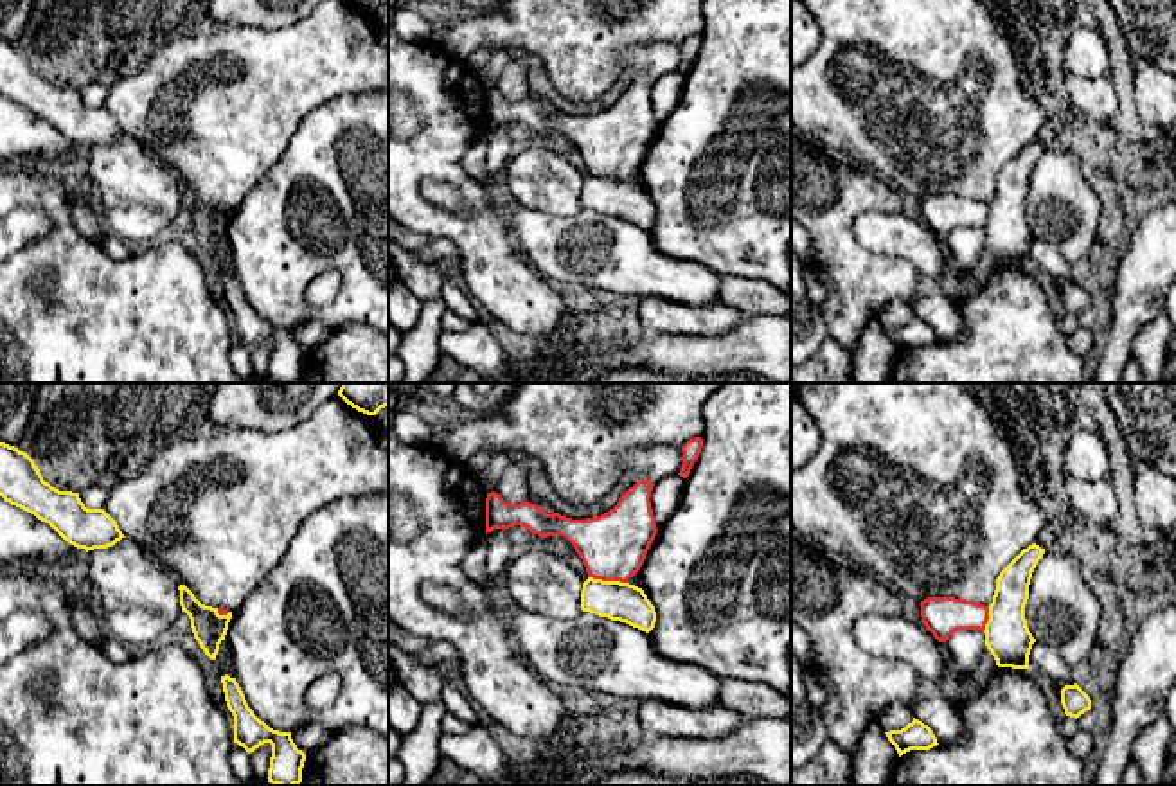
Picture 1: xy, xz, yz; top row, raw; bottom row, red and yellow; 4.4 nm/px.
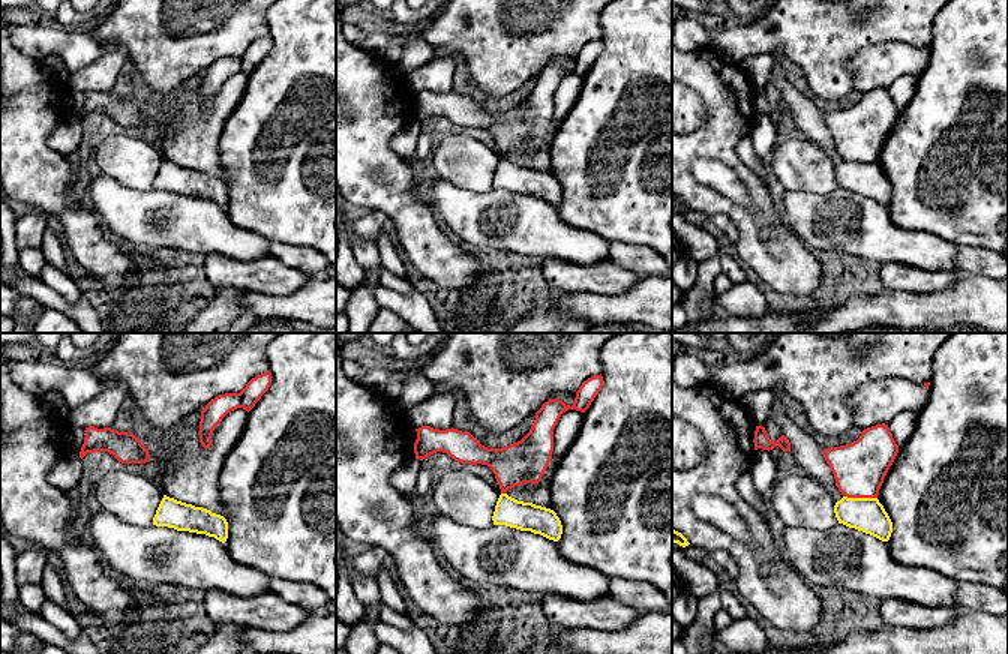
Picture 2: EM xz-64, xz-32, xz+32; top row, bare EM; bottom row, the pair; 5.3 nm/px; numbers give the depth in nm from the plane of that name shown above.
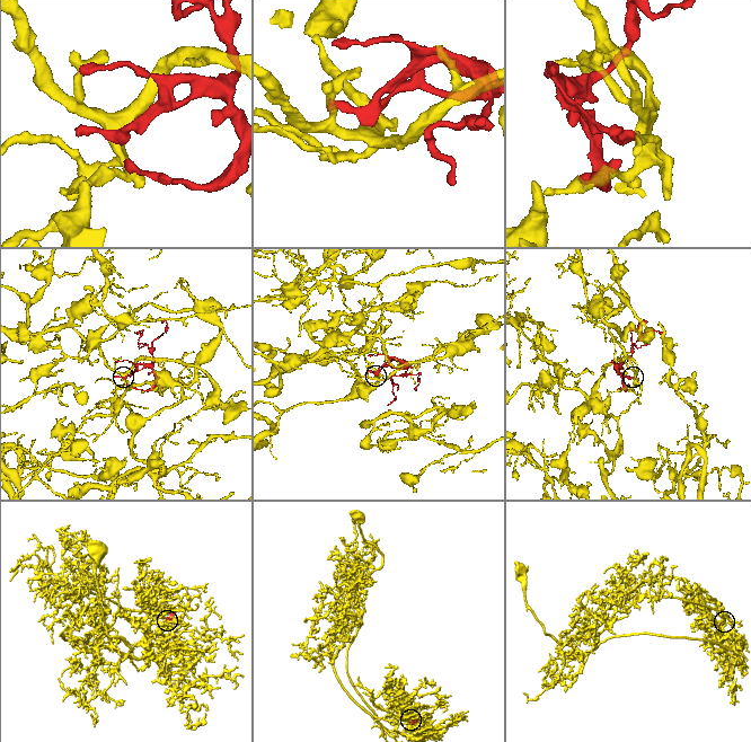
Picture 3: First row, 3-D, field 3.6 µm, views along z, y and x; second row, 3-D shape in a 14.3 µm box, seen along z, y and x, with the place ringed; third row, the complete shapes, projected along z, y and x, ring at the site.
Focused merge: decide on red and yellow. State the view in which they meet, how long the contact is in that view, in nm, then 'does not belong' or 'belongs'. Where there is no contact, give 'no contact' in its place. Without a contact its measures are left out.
xz | 170 nm | does not belong

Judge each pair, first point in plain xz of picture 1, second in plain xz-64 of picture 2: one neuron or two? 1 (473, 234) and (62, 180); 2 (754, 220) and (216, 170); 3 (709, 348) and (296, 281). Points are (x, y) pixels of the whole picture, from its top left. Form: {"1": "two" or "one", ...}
{"1": "one", "2": "two", "3": "two"}

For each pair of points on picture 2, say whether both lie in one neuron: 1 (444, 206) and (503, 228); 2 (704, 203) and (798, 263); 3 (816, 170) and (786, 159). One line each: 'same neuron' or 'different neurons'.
1: same neuron
2: same neuron
3: same neuron

